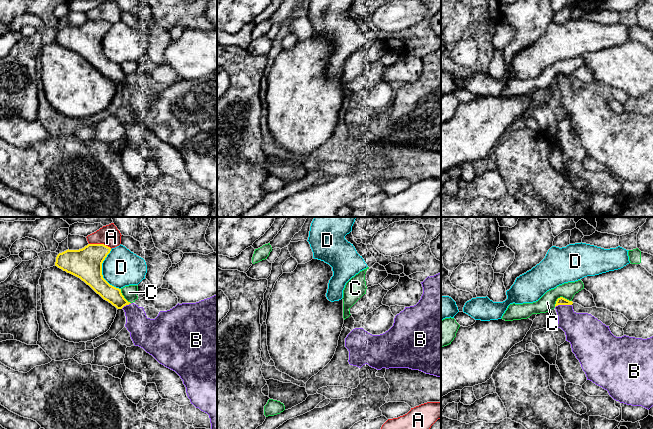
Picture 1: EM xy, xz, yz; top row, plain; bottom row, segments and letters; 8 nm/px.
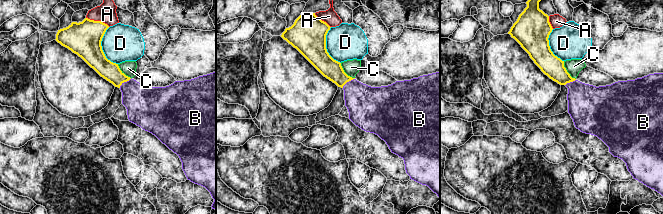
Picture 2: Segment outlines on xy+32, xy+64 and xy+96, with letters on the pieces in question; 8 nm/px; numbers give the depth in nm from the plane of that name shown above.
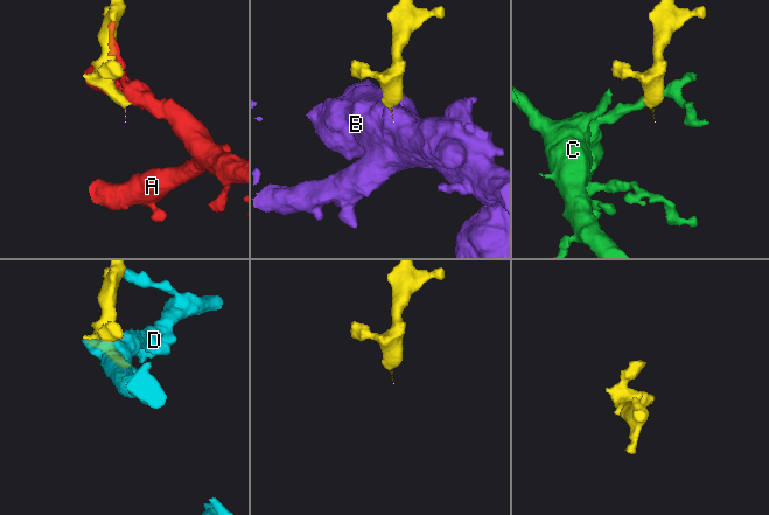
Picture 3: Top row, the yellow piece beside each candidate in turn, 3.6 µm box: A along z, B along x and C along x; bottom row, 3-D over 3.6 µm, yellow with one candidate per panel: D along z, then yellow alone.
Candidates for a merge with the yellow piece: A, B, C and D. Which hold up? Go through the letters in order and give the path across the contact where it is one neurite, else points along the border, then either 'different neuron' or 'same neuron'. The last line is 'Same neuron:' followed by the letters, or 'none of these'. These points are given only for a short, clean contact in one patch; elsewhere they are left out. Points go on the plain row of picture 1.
A: different neuron
B: way yz (560, 77), (563, 80), (565, 89), (581, 105); same neuron
C: border yz (571, 77), (559, 73), (554, 82); different neuron
D: different neuron
Same neuron: B

